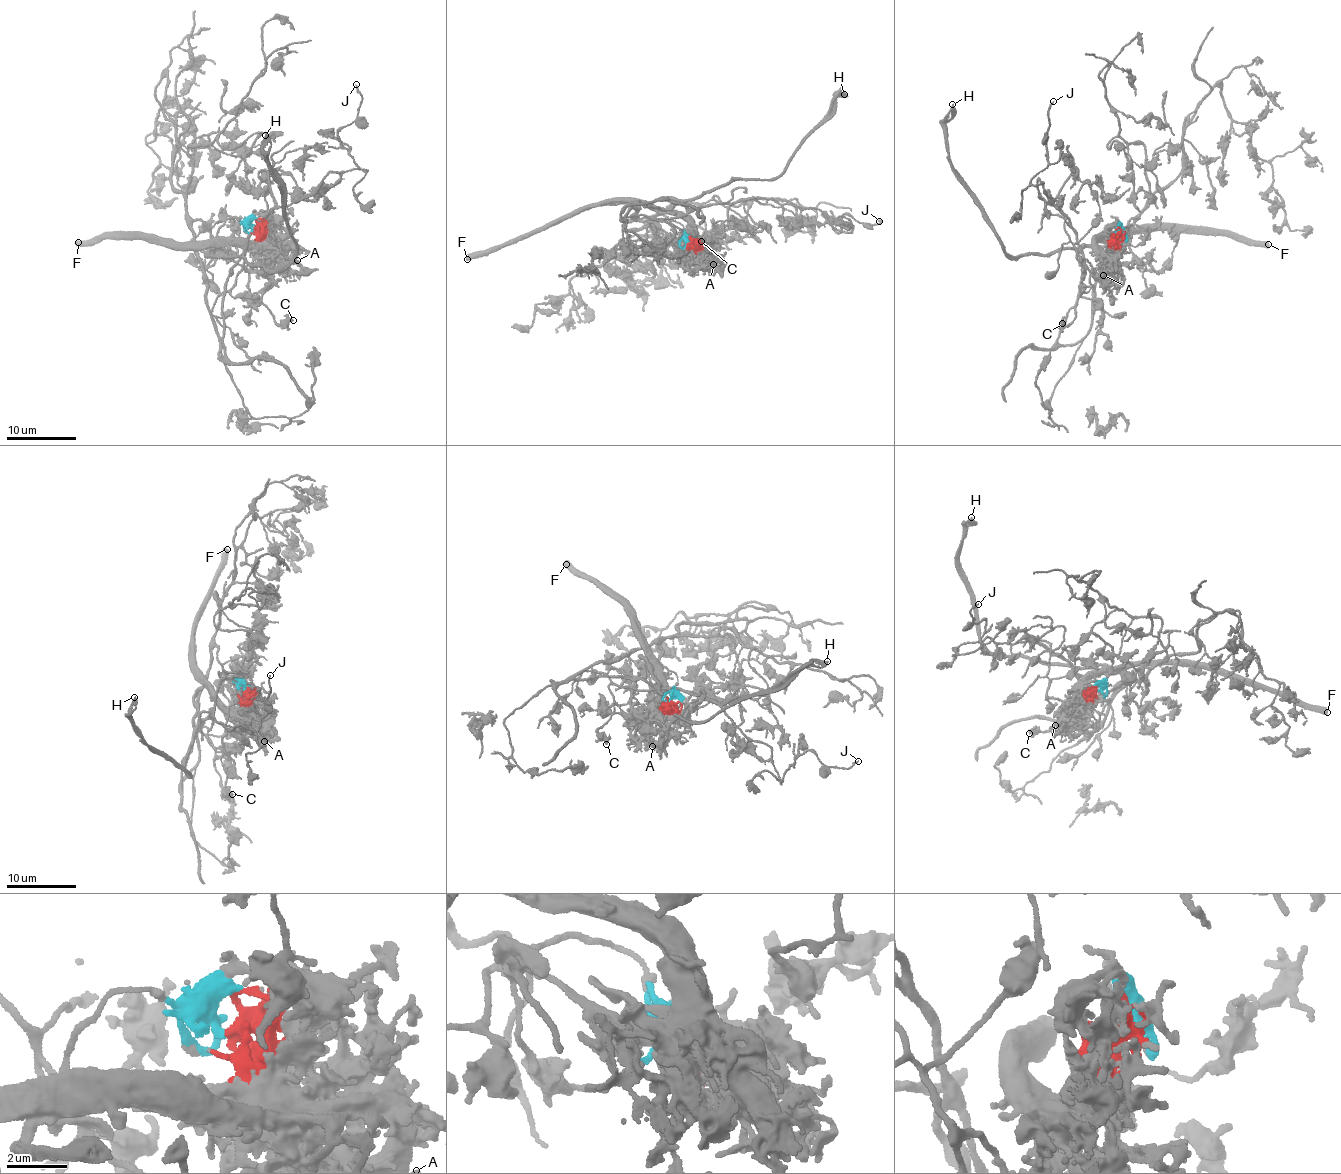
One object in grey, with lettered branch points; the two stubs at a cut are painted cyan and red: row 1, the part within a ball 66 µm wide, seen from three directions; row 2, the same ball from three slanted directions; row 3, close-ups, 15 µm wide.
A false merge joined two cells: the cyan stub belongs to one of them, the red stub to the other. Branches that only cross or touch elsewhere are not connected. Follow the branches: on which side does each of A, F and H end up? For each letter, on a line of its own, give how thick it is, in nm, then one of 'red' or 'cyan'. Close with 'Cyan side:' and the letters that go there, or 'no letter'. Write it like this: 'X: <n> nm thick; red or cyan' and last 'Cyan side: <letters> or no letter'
A: 130 nm thick; red
F: 600 nm thick; red
H: 200 nm thick; red
Cyan side: no letter

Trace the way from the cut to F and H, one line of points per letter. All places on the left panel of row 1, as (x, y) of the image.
F: (254, 228), (257, 245), (252, 246), (193, 244), (132, 231), (77, 243)
H: (254, 228), (257, 245), (217, 245), (206, 254), (282, 269), (291, 261), (296, 244), (264, 134)

